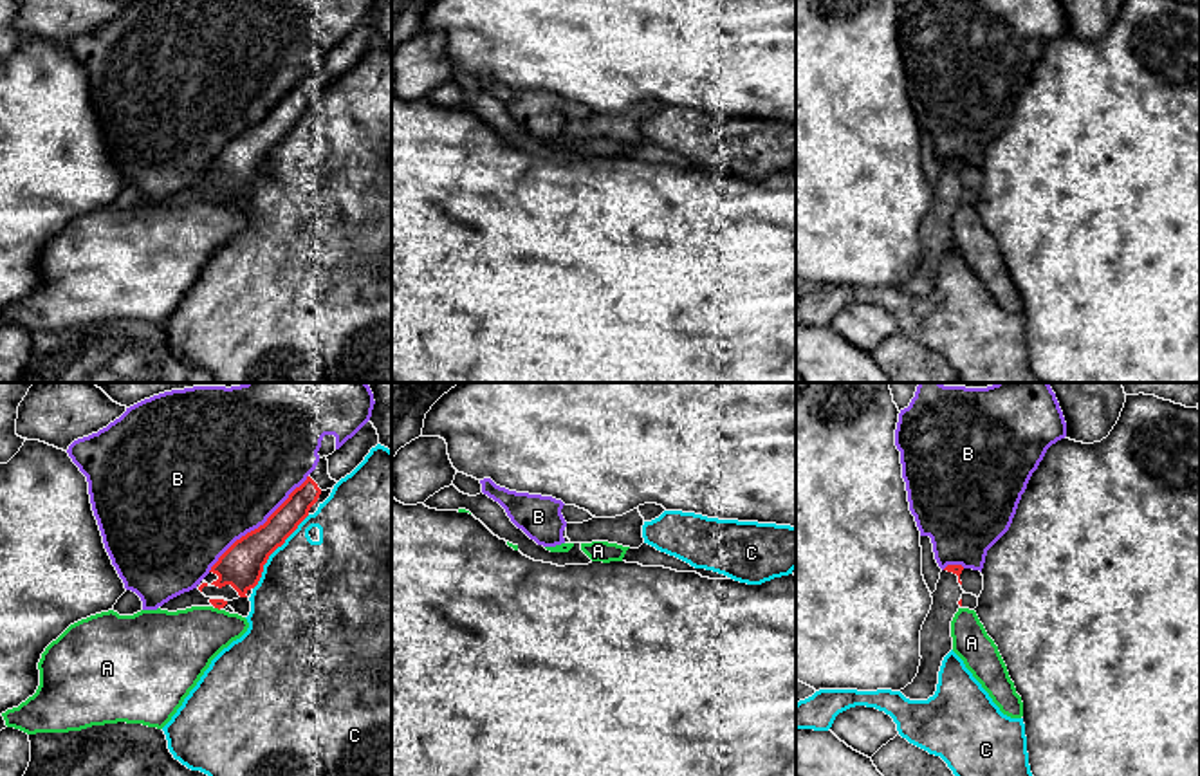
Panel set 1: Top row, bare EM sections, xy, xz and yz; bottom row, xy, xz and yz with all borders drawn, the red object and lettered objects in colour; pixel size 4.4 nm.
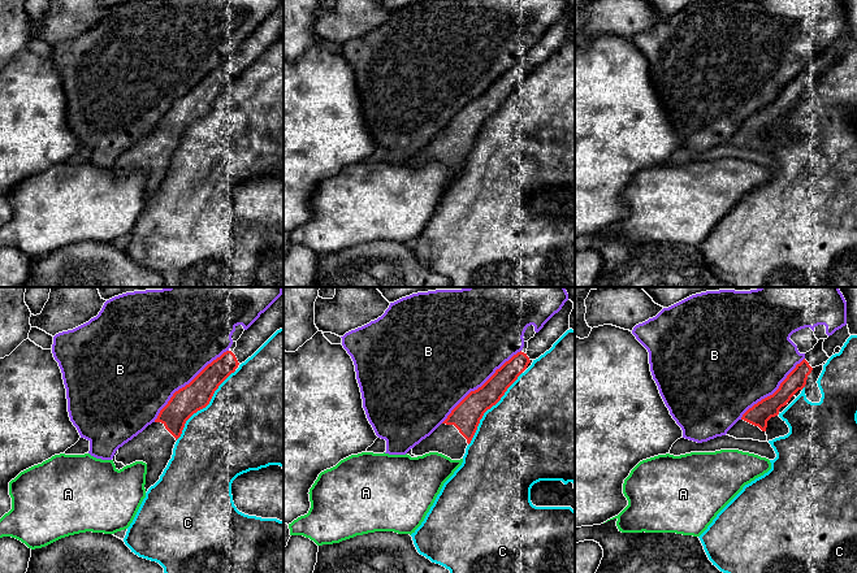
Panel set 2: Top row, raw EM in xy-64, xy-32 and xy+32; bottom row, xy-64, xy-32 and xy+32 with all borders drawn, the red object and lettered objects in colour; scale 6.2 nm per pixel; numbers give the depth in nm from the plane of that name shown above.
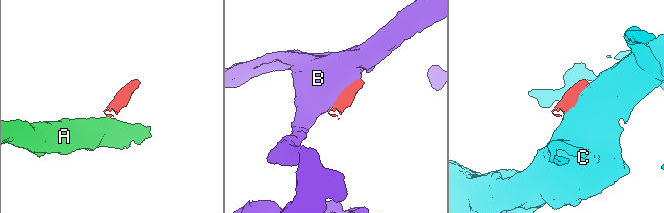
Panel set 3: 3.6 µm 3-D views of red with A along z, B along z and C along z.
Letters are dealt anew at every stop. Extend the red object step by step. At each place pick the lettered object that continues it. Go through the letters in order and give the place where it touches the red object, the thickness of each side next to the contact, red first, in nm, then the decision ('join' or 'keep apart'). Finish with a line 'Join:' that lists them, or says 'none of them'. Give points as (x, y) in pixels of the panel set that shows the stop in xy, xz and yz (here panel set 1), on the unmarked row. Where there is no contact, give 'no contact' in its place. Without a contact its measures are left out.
A: meets red in xy at (217, 203); 50 nm thick on the red side, 320 nm on the other; keep apart
B: meets red in xy at (260, 121); 190 nm thick on the red side, 500 nm on the other; keep apart
C: meets red in xy at (273, 147); 190 nm thick on the red side, 460 nm on the other; keep apart
Join: none of them

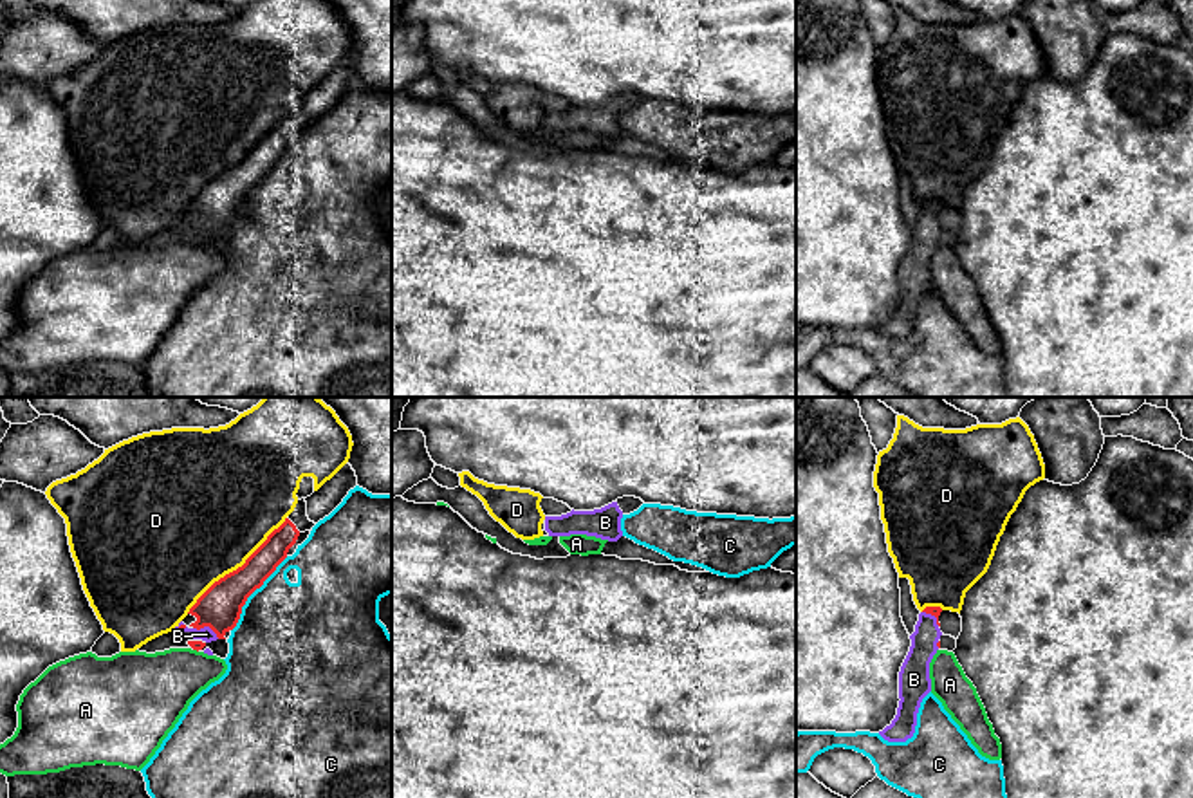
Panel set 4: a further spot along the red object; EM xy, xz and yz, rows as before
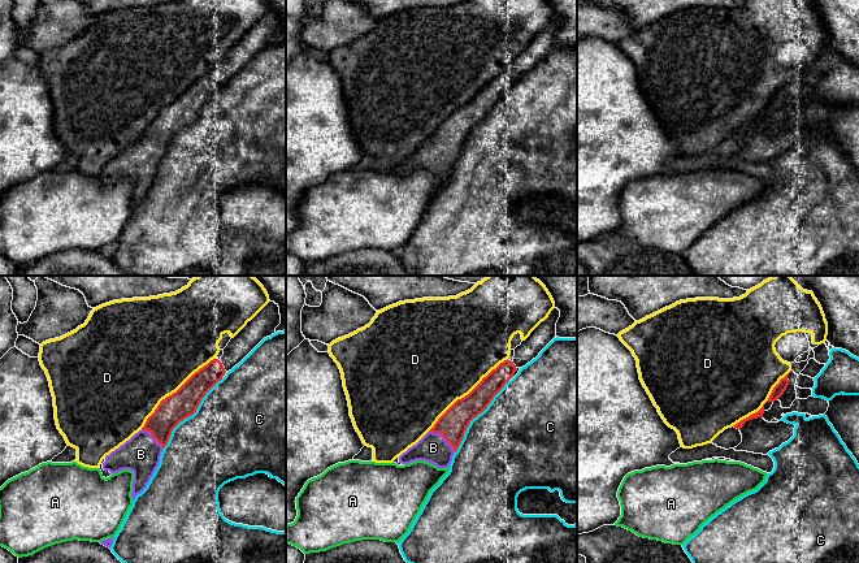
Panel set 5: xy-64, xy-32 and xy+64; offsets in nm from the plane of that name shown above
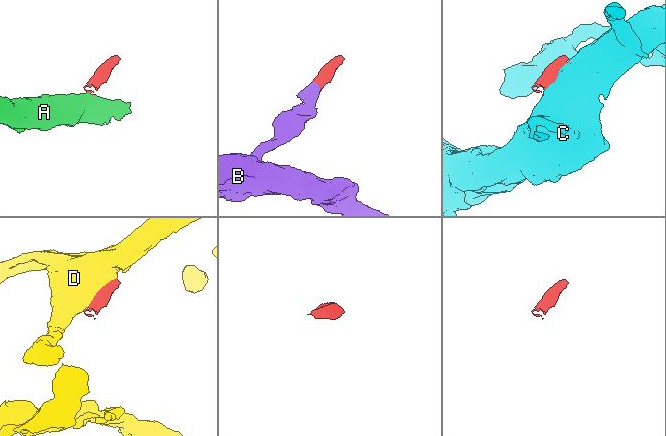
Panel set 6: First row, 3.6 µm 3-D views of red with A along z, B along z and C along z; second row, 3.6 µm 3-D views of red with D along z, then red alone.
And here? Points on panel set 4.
A: meets red in xy at (195, 244); 50 nm thick on the red side, 320 nm on the other; keep apart
B: meets red in xy at (206, 221); 190 nm thick on the red side, 70 nm on the other; join
C: meets red in xy at (251, 188); 190 nm thick on the red side, 460 nm on the other; keep apart
D: meets red in xy at (239, 163); 190 nm thick on the red side, 500 nm on the other; keep apart
Join: B

